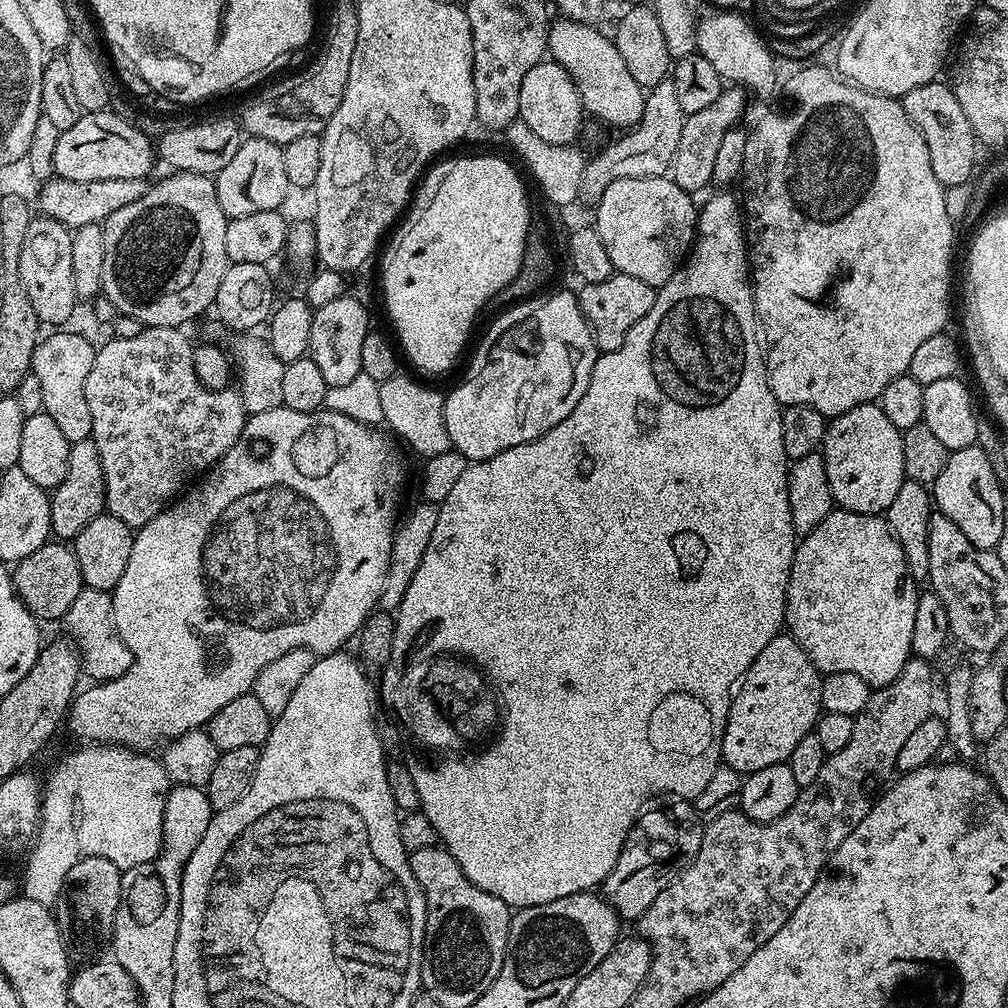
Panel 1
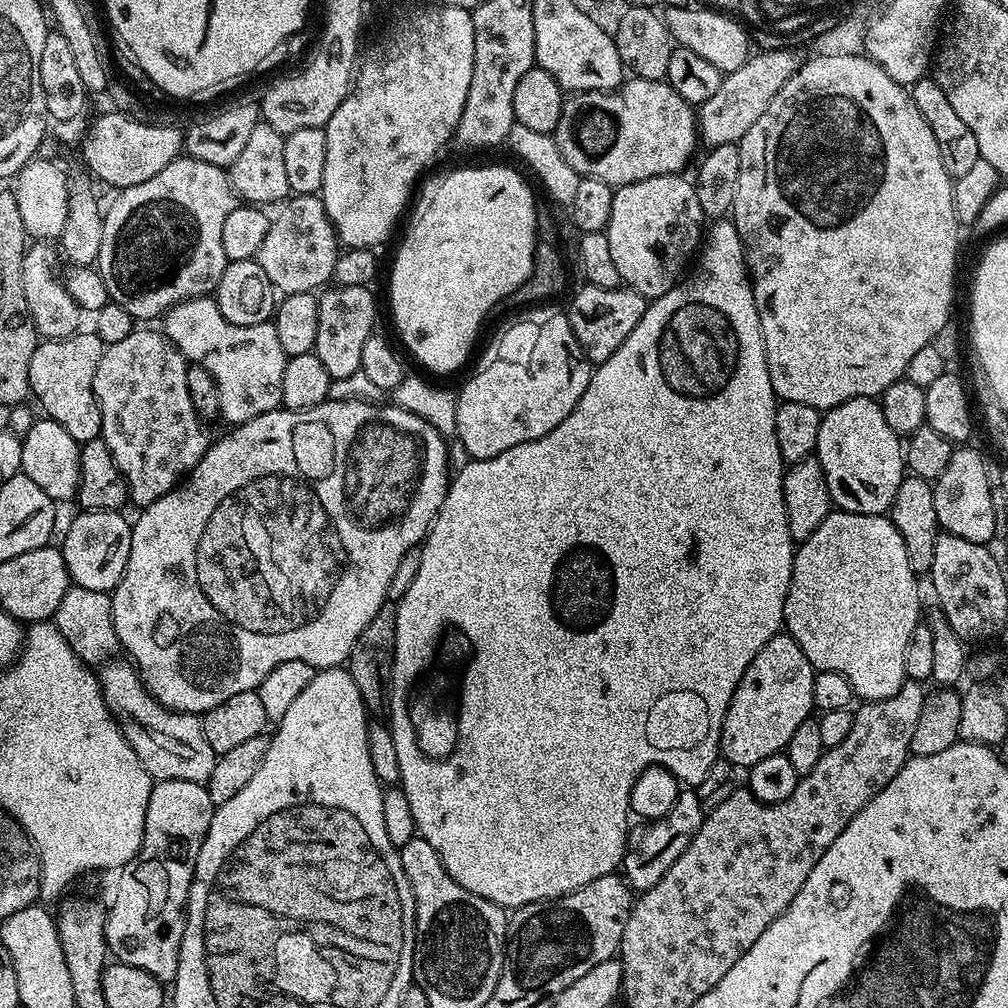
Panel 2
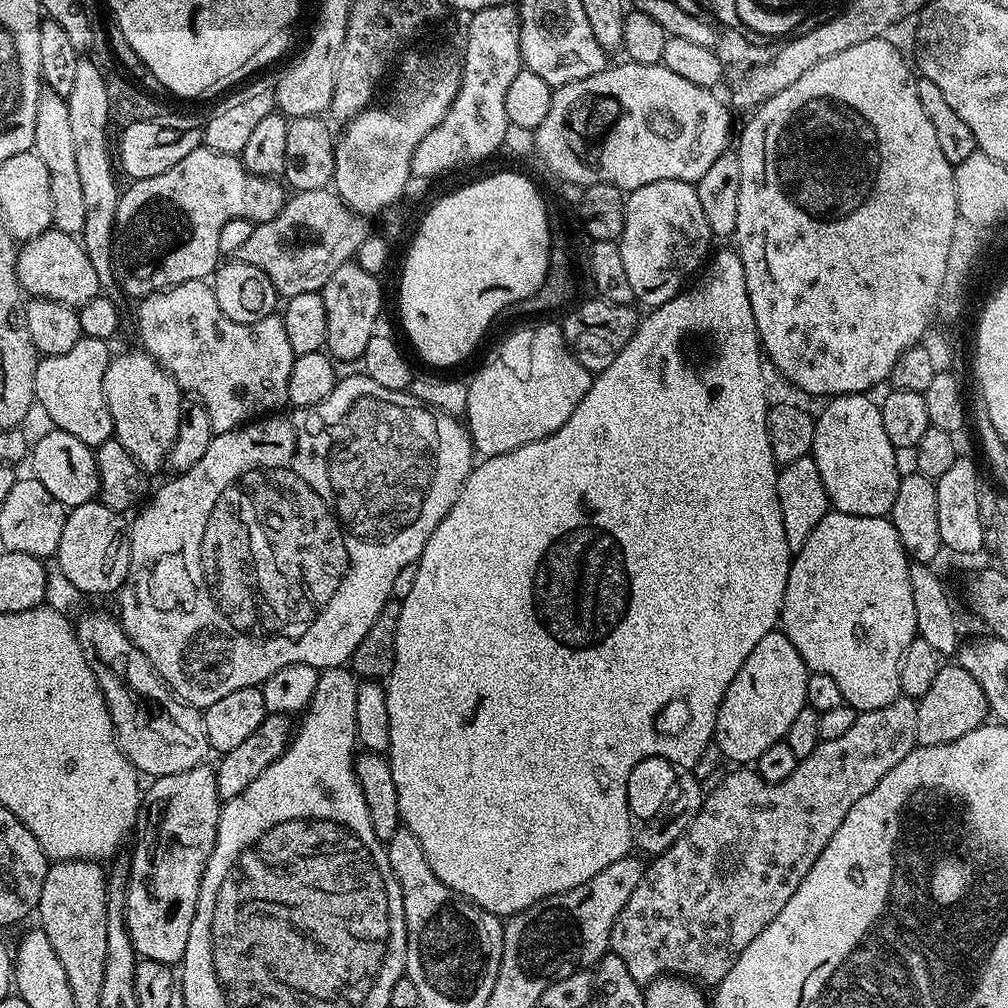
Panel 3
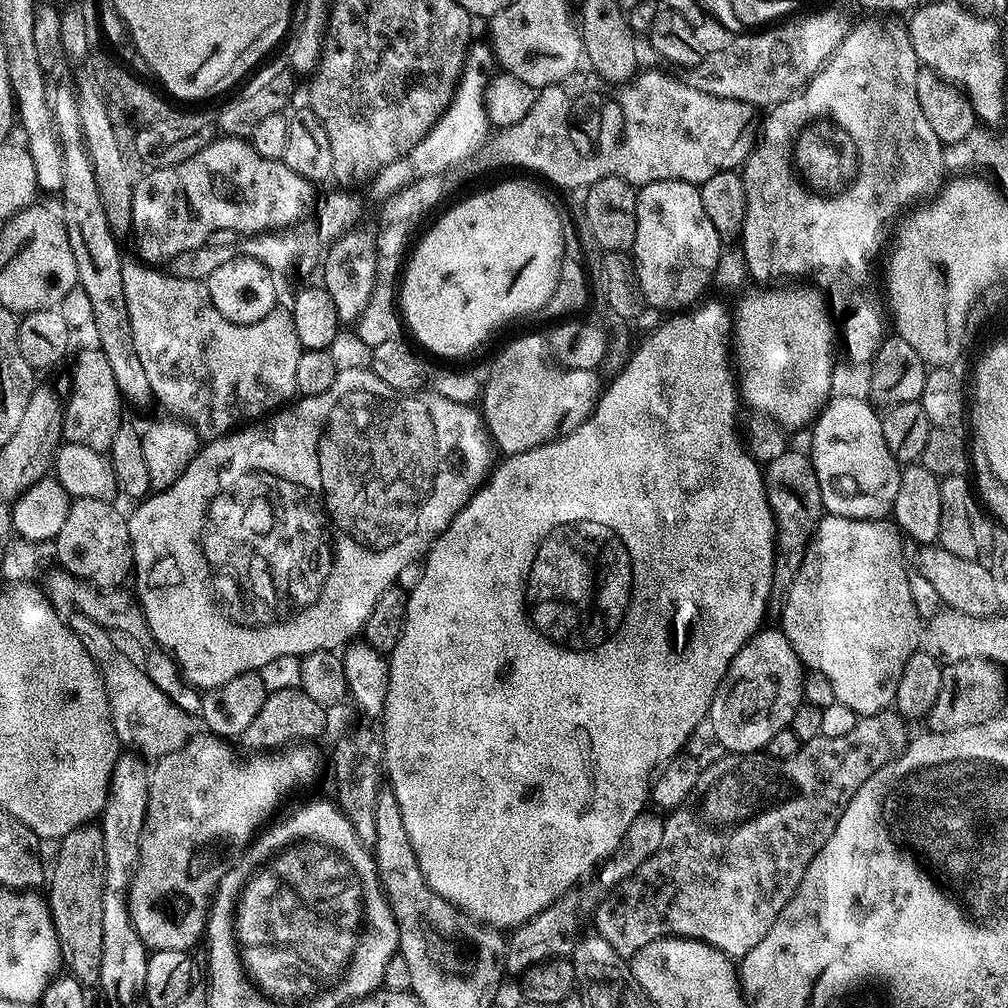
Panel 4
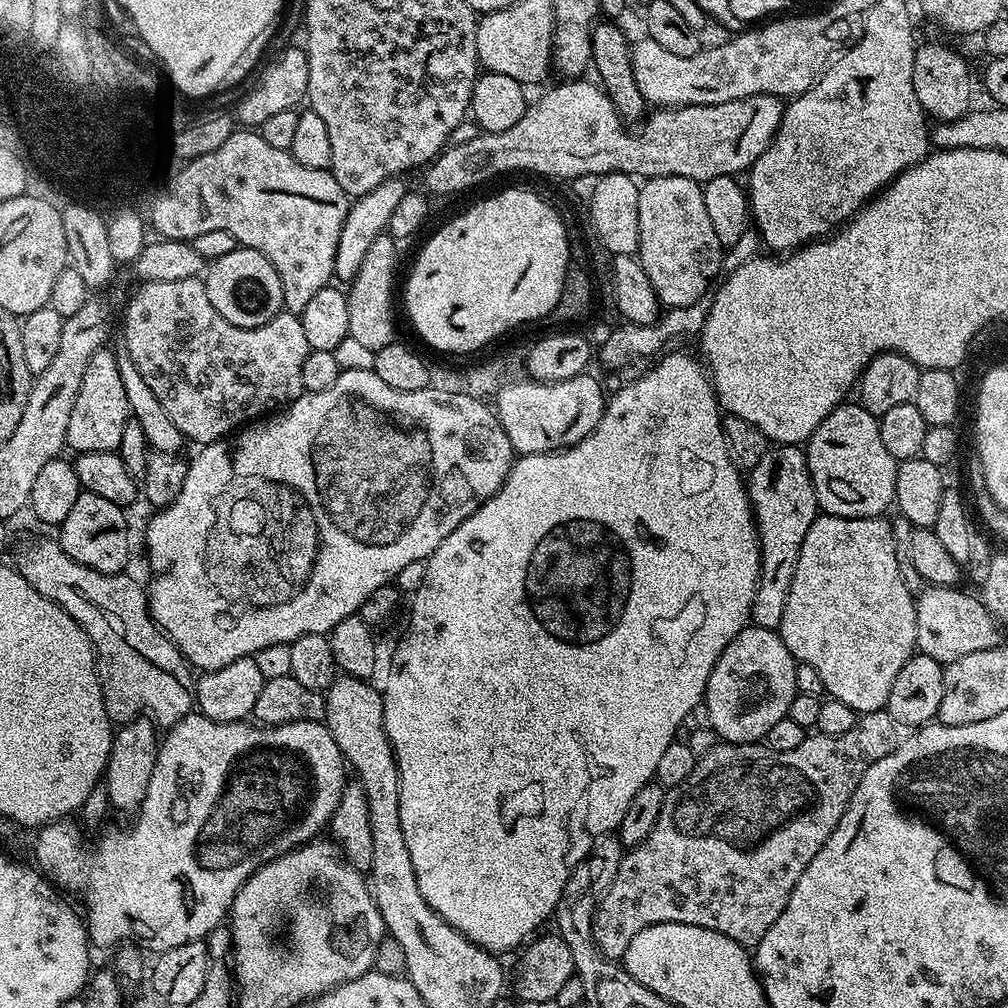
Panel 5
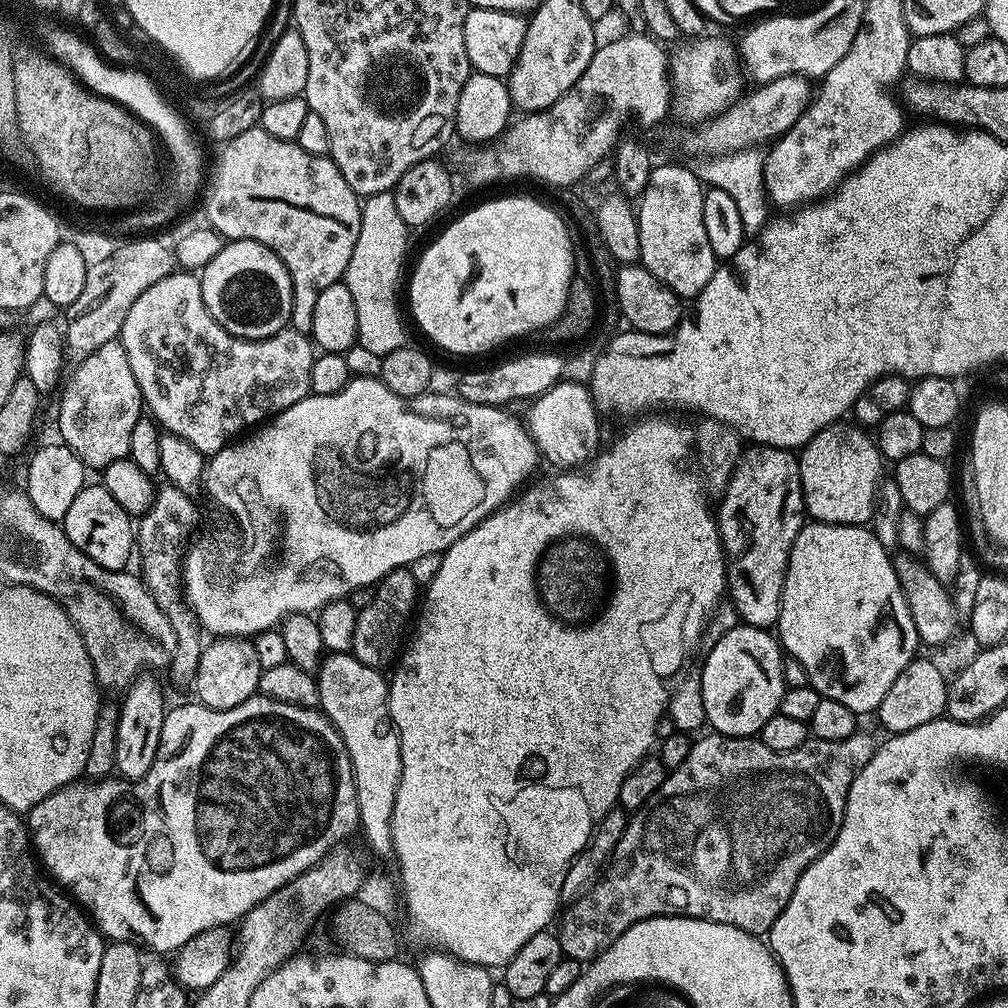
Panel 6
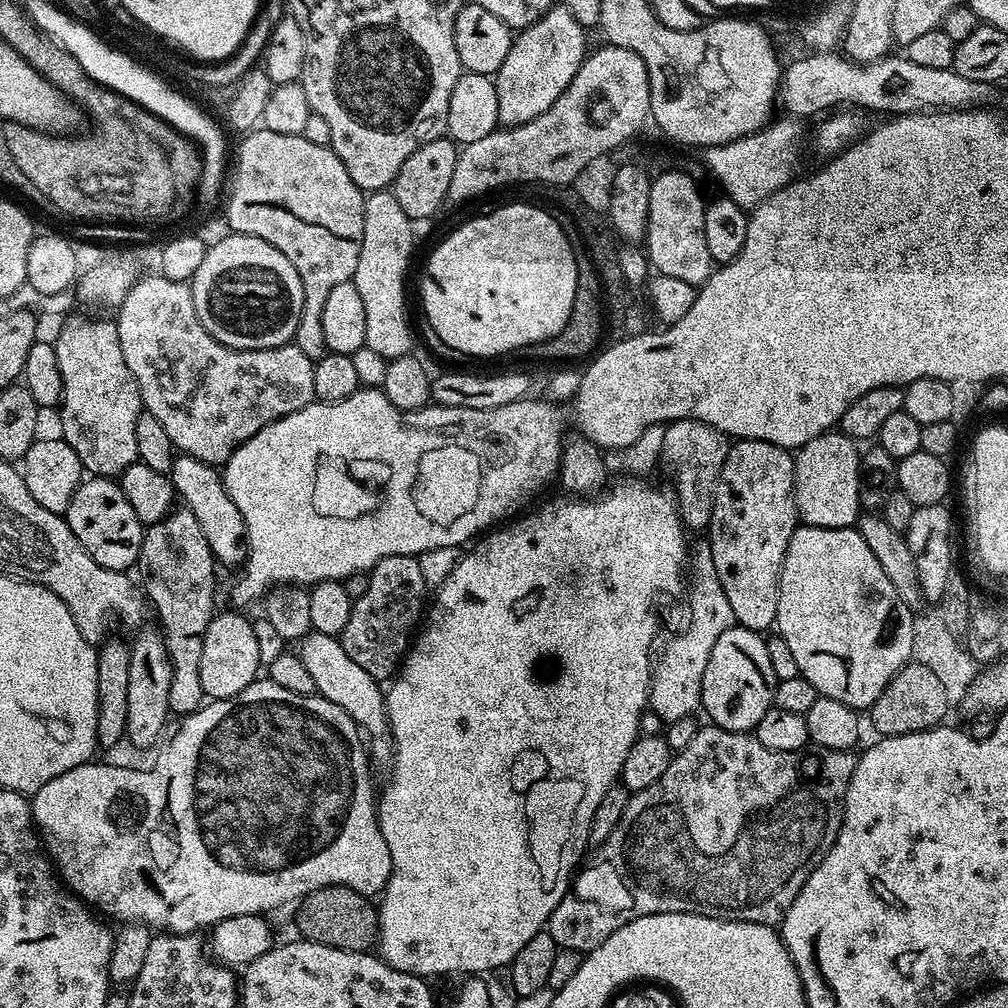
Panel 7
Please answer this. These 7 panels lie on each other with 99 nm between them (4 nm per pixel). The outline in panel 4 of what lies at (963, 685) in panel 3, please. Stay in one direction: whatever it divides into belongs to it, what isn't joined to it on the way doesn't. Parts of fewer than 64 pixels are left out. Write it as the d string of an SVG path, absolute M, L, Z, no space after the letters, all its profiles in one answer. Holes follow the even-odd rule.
M966 658L962 662L943 665L942 686L938 698L926 717L926 728L930 732L962 730L962 726L978 726L978 722L993 720L1001 715L1004 704L1004 678L1001 669L991 660Z

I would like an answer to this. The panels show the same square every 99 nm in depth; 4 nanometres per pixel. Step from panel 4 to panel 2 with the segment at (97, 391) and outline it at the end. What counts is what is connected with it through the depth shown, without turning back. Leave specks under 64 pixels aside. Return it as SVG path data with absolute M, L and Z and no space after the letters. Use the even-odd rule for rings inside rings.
M81 330L74 333L73 336L67 336L64 340L44 340L37 343L34 354L30 358L28 386L31 395L34 400L36 396L37 402L44 407L43 415L49 420L58 422L58 426L62 426L62 430L66 430L66 434L70 434L70 438L74 438L79 445L100 436L102 418L94 394L94 374L98 370L98 362L102 362L105 347L102 338L98 338L95 331Z

